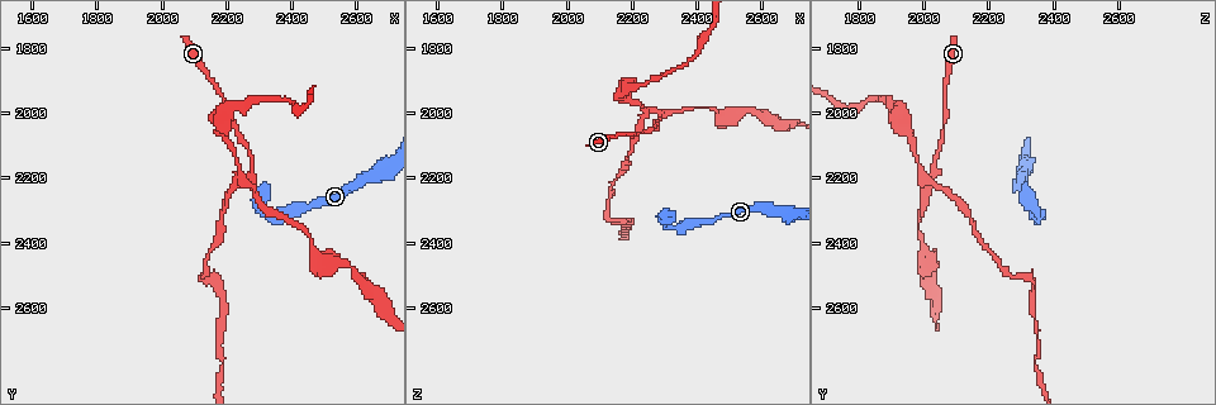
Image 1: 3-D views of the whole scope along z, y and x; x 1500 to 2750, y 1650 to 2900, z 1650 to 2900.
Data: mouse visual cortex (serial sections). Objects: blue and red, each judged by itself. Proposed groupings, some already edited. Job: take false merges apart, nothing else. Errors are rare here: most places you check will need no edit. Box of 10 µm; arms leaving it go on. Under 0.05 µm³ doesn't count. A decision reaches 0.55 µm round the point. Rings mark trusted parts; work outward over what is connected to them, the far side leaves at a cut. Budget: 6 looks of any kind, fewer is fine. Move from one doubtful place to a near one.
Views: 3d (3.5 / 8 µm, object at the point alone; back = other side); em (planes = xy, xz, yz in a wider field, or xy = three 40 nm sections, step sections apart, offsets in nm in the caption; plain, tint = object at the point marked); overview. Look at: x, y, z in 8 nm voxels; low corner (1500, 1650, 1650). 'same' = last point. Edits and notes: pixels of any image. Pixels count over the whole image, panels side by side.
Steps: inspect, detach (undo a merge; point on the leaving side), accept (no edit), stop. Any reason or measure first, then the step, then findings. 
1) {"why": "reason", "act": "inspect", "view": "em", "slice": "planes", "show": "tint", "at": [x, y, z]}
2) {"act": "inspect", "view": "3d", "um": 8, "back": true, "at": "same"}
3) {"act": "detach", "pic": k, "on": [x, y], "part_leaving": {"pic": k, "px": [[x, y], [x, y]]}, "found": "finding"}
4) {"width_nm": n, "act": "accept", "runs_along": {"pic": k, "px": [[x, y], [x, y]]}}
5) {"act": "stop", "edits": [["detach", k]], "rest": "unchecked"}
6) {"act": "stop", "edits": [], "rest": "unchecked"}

{"why": "abrupt turn", "act": "inspect", "view": "3d", "um": 3.5, "at": [2320, 2320, 2360]}

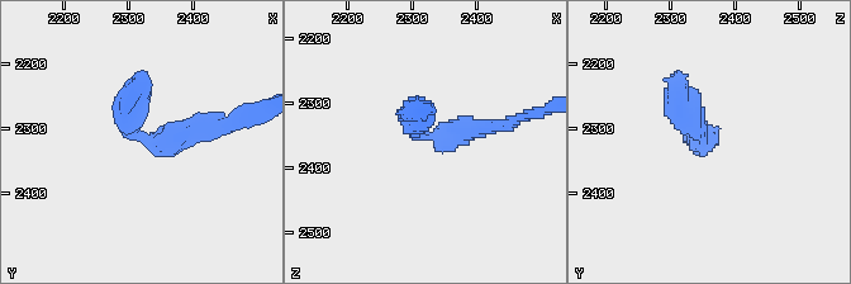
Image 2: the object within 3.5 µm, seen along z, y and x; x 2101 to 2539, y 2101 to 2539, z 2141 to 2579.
{"why": "shape alone is not enough", "act": "inspect", "view": "em", "slice": "xy", "step": 5, "show": "tint", "at": [2315, 2310, 2350]}

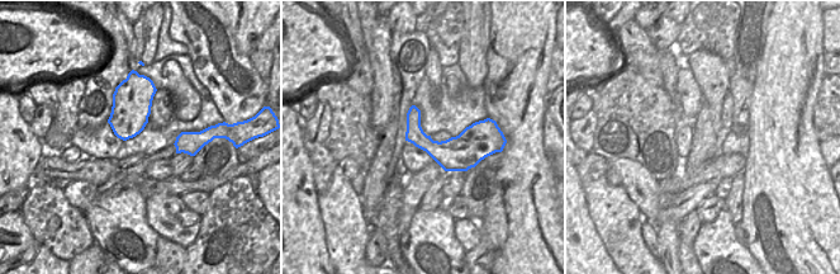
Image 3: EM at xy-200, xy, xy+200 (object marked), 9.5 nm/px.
{"act": "accept", "runs_along": {"pic": 2, "px": [[218, 126], [144, 141], [144, 75]]}, "found": "one cell here"}

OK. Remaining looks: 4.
{"why": "four or more arms meet", "act": "inspect", "view": "3d", "um": 3.5, "at": [2290, 2240, 2010]}

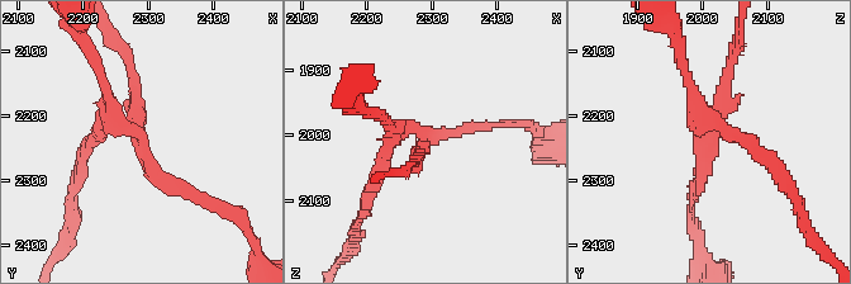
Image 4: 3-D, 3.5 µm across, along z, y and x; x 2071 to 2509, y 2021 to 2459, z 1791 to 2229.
{"arms": 4, "arm_widths_nm": [150, 200, 200, 200], "why": "need the tissue", "act": "inspect", "view": "em", "slice": "xy", "step": 3, "show": "tint", "at": [2285, 2235, 2005]}

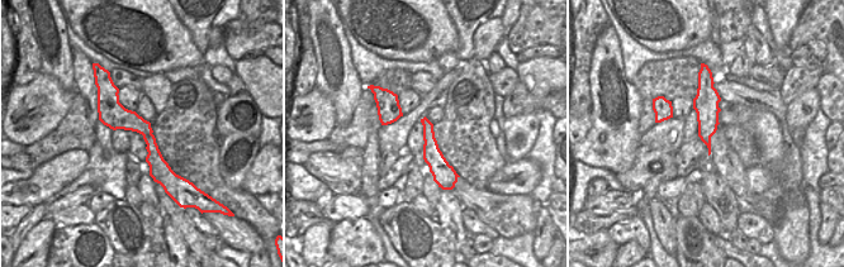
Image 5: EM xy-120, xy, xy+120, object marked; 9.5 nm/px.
{"act": "detach", "pic": 4, "on": [698, 100], "found": "two cells meet here"}

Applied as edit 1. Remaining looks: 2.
{"act": "stop", "edits": [["detach", 4]], "rest": "unchecked"}

